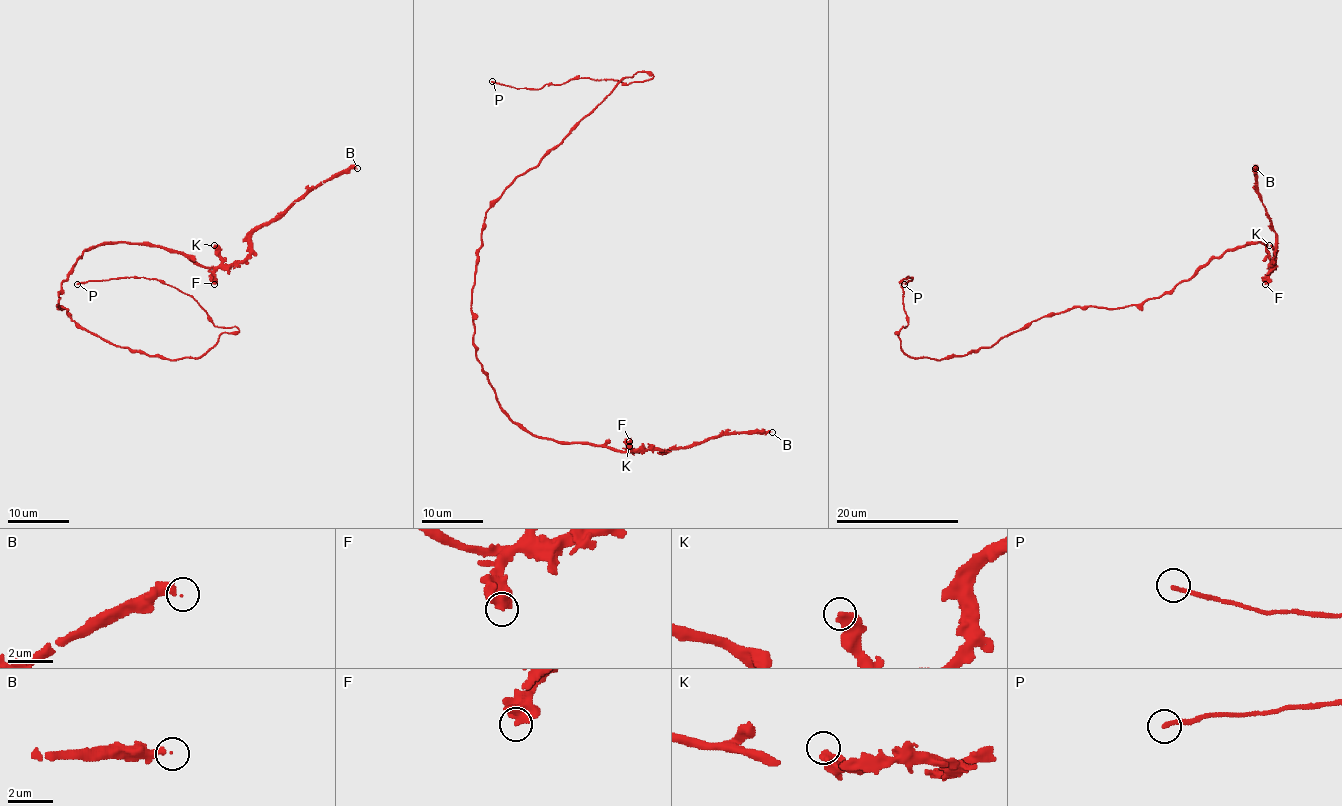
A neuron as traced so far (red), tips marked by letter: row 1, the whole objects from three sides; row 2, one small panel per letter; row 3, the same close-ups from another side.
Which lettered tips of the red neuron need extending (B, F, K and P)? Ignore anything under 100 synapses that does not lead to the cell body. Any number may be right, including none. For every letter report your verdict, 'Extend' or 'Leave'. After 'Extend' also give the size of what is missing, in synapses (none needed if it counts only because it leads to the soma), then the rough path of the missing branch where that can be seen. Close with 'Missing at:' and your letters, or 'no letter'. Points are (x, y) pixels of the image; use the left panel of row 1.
B: Extend. Roughly 500 synapses
F: Leave
K: Leave
P: Leave
Missing at: B

